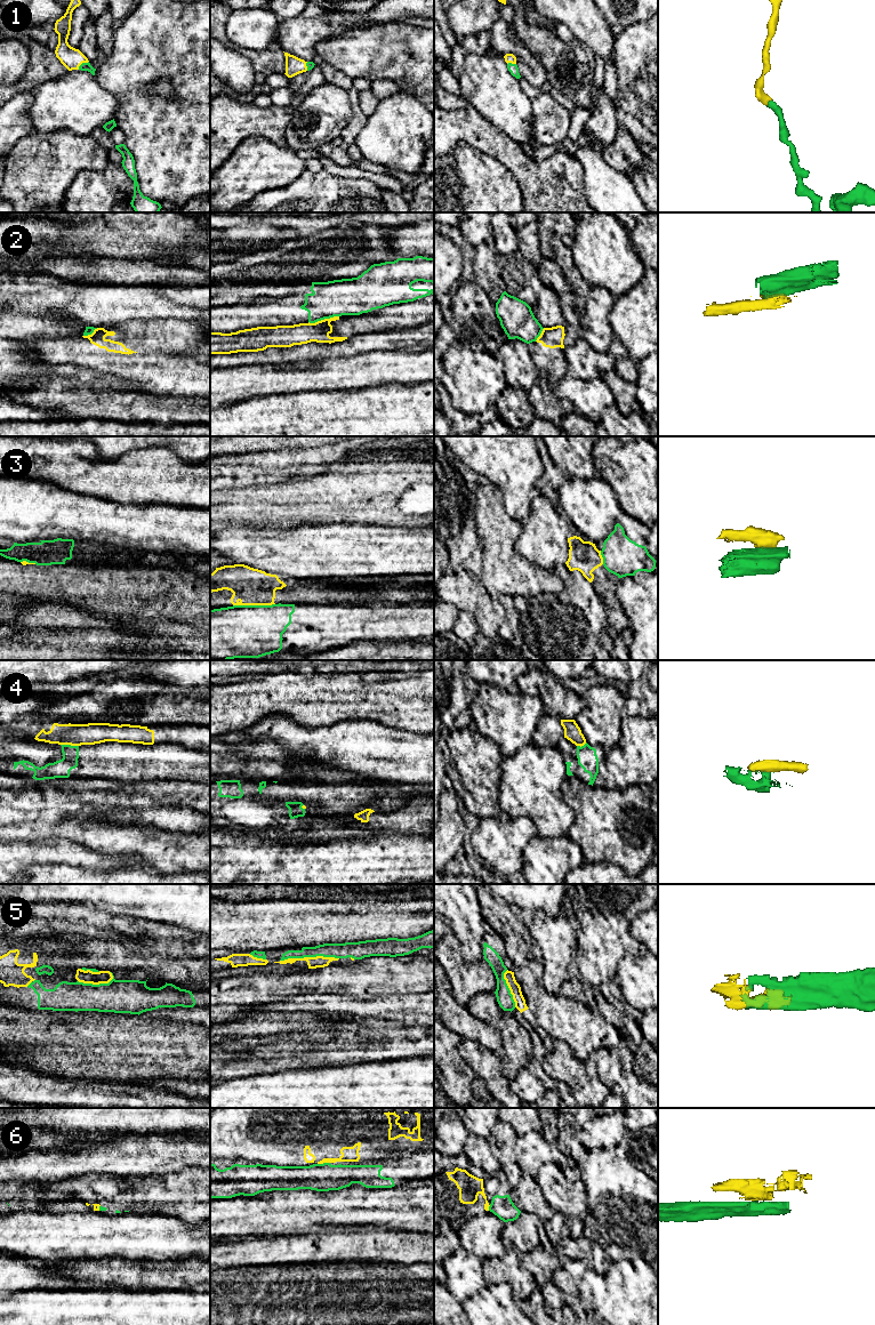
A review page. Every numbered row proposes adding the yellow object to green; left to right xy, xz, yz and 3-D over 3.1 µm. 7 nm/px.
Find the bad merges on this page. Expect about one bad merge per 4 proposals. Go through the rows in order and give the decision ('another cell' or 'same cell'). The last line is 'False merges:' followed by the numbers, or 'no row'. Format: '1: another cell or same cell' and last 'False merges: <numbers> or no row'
1: same cell
2: another cell
3: another cell
4: another cell
5: same cell
6: another cell
False merges: 2, 3, 4, 6

